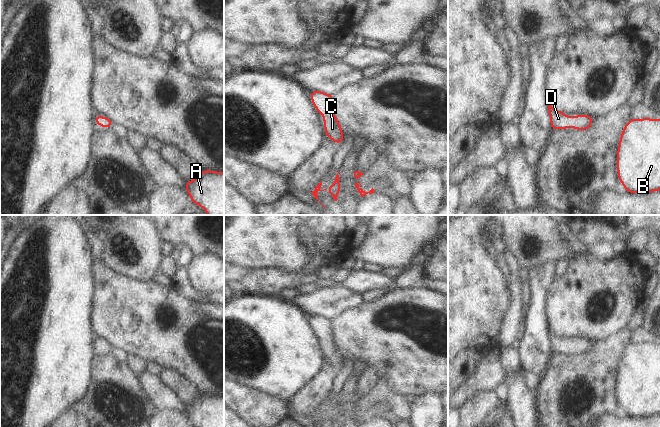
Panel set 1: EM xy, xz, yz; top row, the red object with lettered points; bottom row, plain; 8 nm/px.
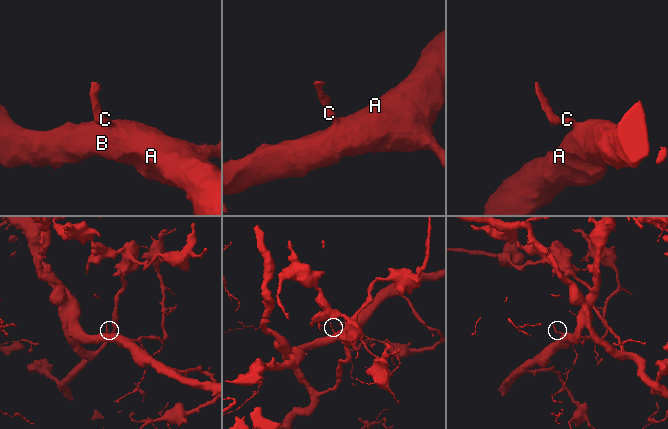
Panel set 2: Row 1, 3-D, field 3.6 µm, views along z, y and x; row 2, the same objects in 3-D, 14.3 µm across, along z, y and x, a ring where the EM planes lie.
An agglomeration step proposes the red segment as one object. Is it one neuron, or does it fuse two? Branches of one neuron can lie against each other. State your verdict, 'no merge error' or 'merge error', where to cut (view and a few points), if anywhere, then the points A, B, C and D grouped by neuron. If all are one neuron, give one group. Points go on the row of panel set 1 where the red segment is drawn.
no merge error; no cut; A B C D

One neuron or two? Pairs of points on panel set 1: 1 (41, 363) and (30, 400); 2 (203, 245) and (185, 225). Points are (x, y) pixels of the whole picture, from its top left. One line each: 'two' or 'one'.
1: one
2: one

